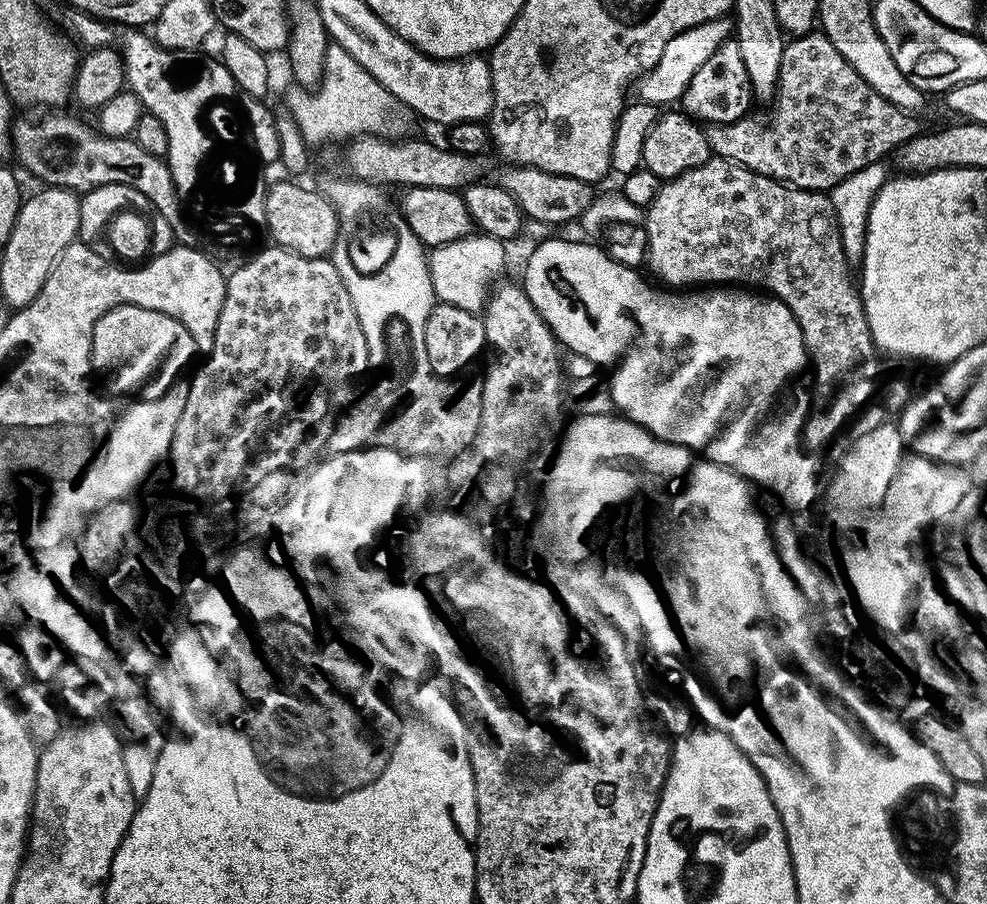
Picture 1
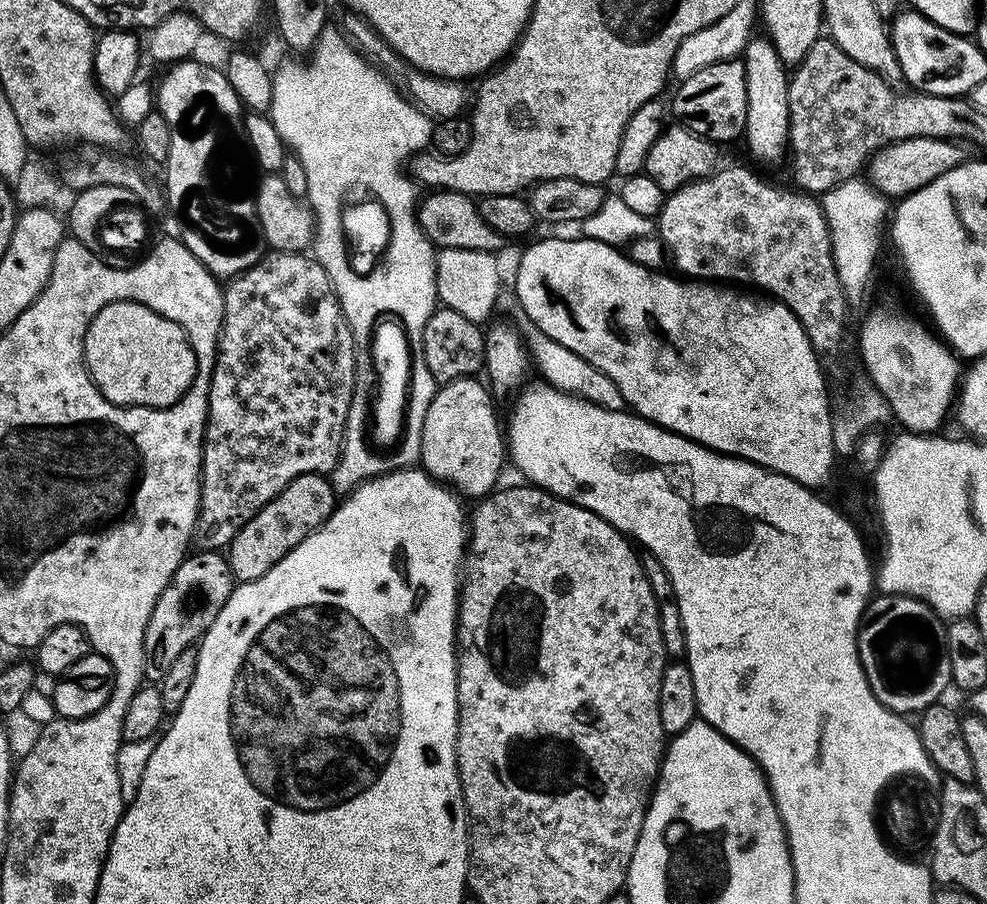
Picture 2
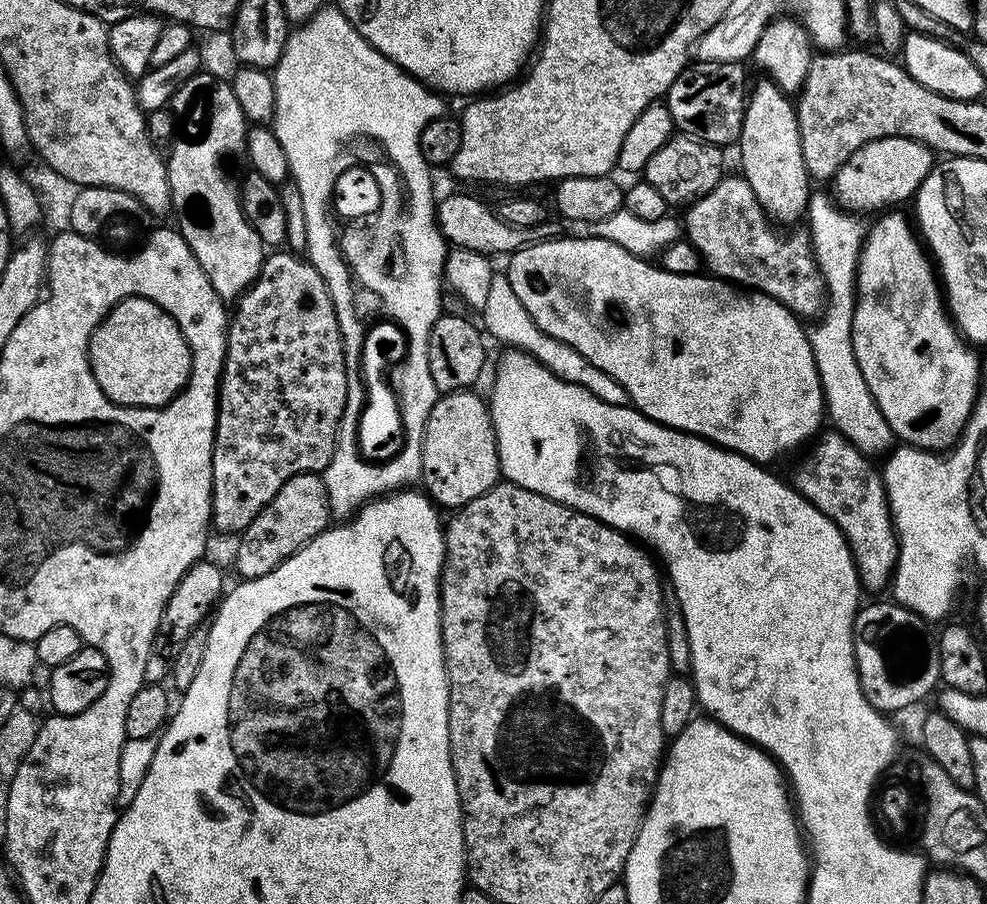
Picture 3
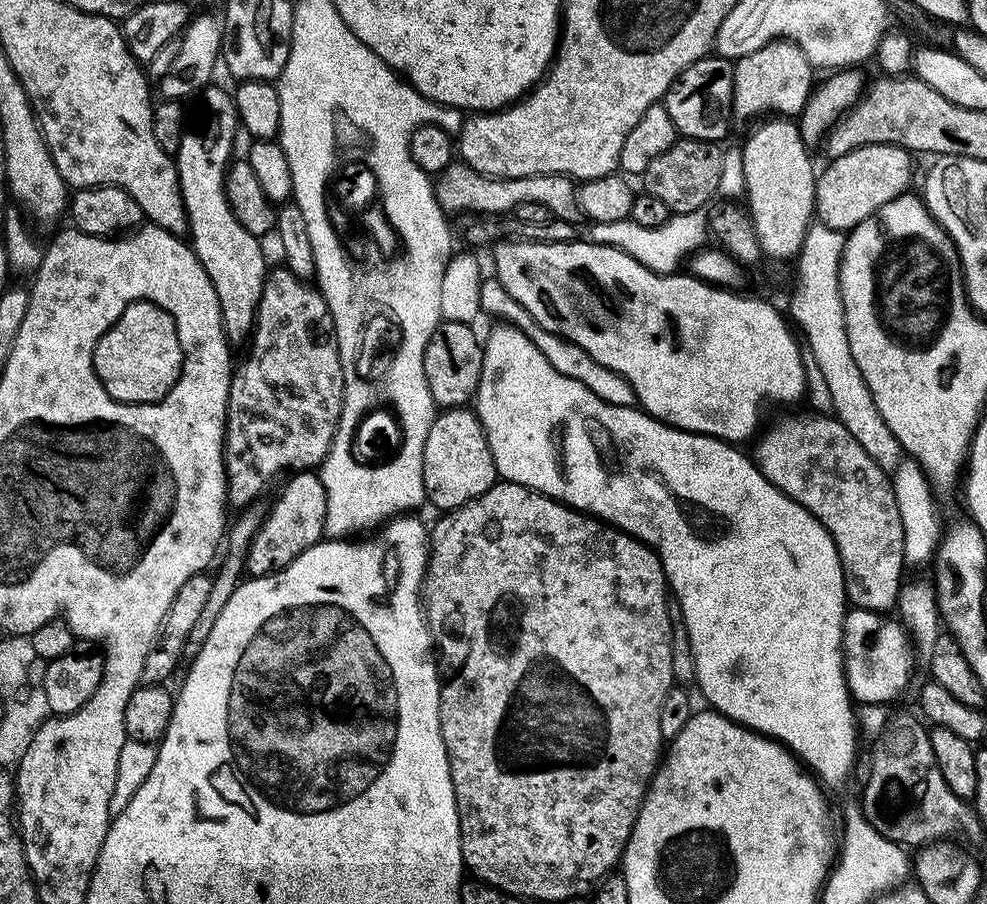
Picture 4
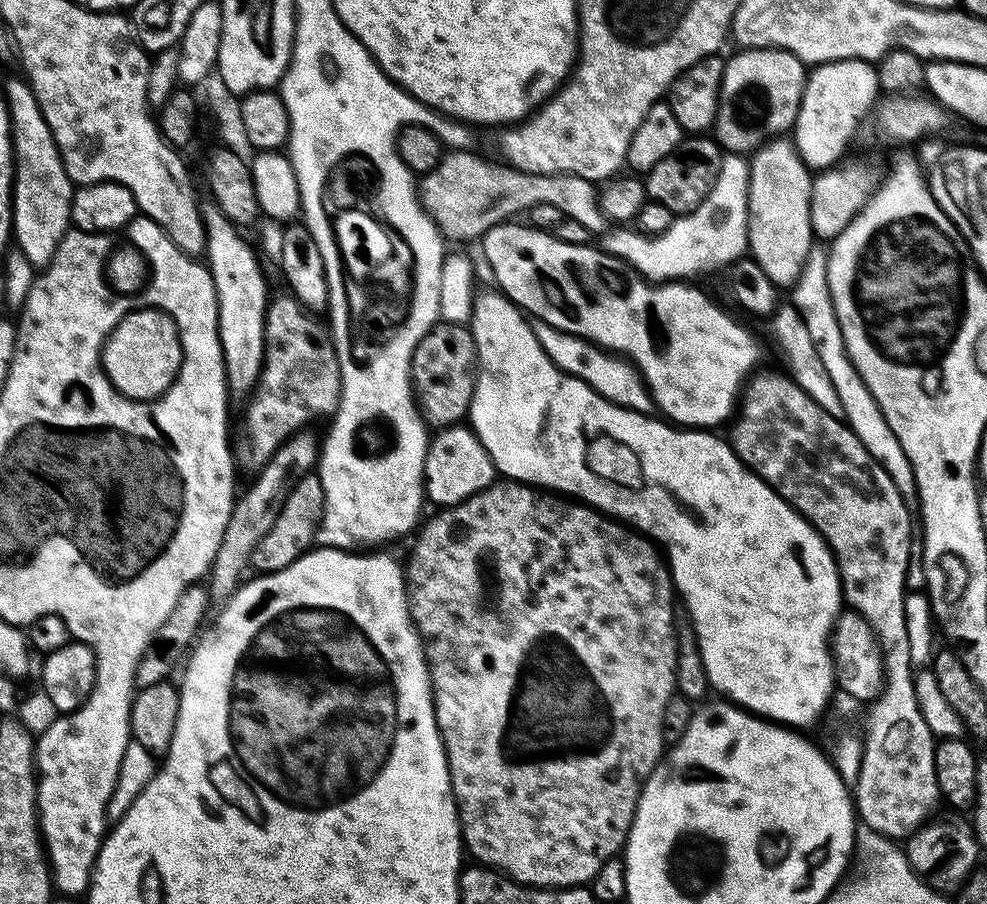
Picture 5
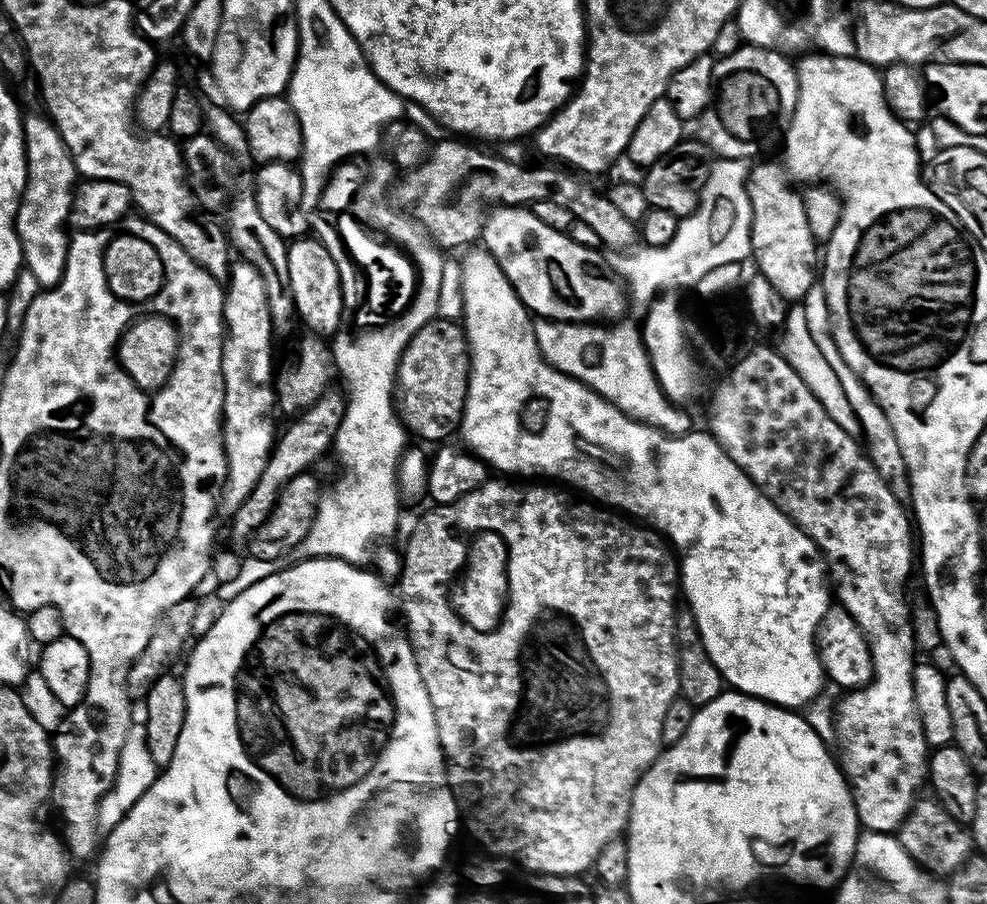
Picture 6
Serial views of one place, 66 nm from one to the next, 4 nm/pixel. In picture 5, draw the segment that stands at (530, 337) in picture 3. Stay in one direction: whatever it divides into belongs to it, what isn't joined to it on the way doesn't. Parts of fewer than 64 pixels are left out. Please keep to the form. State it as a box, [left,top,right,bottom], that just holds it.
[529,318,653,414]

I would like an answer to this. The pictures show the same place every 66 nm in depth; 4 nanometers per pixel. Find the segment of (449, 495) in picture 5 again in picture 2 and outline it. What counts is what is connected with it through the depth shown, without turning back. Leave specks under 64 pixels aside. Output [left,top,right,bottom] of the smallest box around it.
[419,376,506,498]

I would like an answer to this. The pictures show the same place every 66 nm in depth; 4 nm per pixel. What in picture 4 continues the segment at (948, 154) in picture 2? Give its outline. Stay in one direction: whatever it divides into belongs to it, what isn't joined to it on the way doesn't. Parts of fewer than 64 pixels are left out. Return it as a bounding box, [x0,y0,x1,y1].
[815,144,914,234]

